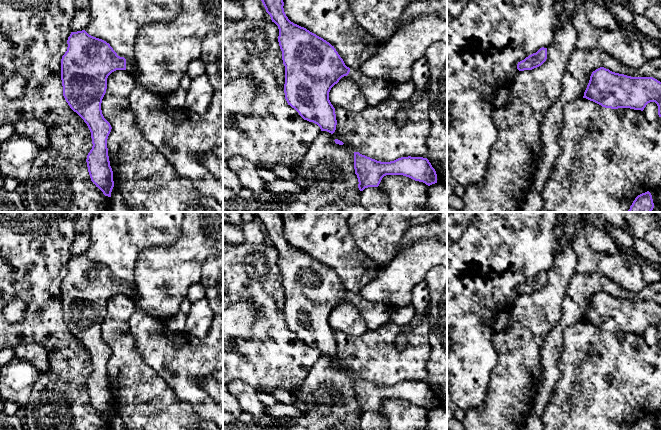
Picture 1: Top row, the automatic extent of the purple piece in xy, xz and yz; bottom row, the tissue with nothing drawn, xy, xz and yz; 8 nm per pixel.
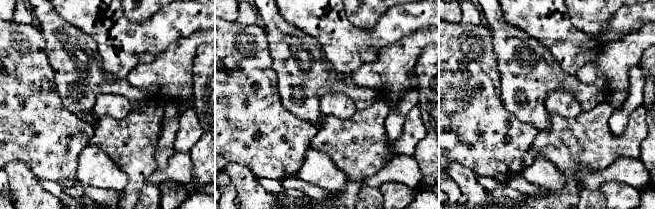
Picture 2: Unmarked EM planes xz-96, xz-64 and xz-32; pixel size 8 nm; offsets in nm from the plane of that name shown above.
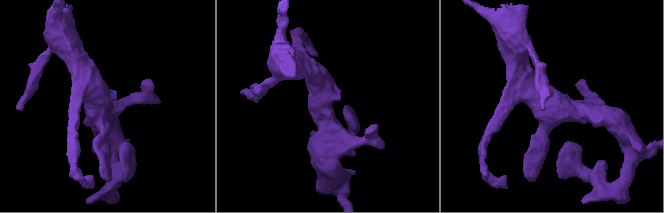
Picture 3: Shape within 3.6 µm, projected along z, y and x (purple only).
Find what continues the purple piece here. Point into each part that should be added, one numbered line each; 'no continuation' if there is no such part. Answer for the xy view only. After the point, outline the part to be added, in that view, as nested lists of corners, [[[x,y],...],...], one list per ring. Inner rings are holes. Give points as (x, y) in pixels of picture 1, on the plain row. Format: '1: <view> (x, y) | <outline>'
1: xy (130, 288) | [[[126,283],[126,295],[129,295],[134,299],[136,297],[136,293],[137,291],[135,283],[133,284]]]

